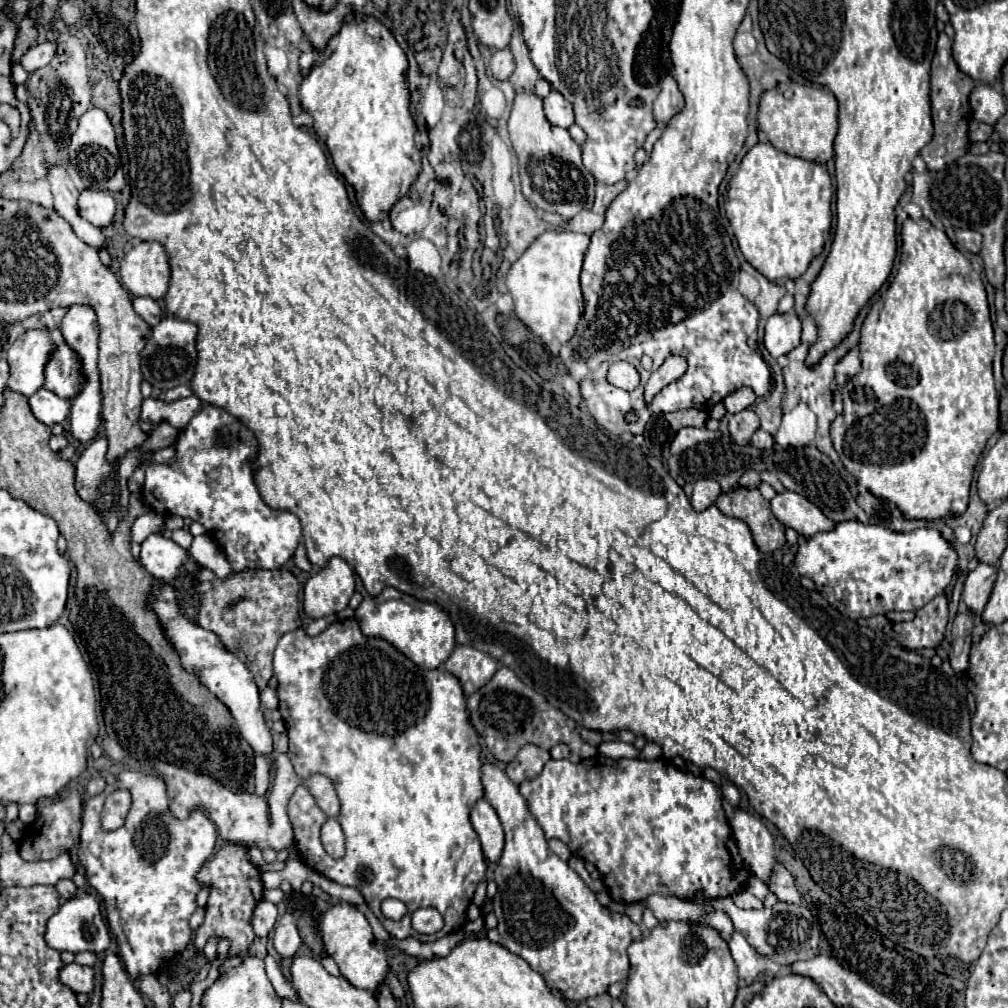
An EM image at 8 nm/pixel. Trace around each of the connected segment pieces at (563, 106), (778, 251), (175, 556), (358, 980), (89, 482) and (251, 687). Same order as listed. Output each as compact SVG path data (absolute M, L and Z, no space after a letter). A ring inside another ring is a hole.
M552 90L546 98L544 98L544 112L548 116L548 120L556 126L562 128L570 128L574 124L574 110L572 104L558 92Z
M758 142L744 156L740 170L730 180L730 192L726 192L724 208L726 218L730 216L730 226L738 240L738 246L744 258L762 272L768 280L778 286L784 286L786 280L796 280L808 268L808 264L822 252L826 236L830 232L832 220L832 178L824 164L810 162L804 158L790 156L776 150L772 144Z
M152 534L142 542L142 554L140 554L140 564L158 580L172 582L176 580L180 566L186 562L188 552L182 550L176 542Z
M340 902L332 908L328 908L322 914L320 920L320 930L322 930L322 940L326 954L334 958L334 962L340 968L340 974L356 988L362 990L376 990L388 972L388 962L386 962L386 950L374 940L372 928L364 914L348 902Z
M100 434L88 442L76 462L76 492L82 500L94 502L98 498L98 484L112 472L110 464L106 462L106 448L108 440Z
M170 584L158 586L152 594L154 594L154 602L150 606L158 614L158 620L164 626L166 636L172 640L172 646L180 654L182 666L188 672L196 674L202 680L202 684L218 700L222 700L228 706L228 710L232 712L232 716L234 716L234 720L240 728L242 738L254 748L254 752L260 754L260 756L272 758L272 750L274 750L272 732L270 732L270 728L266 724L266 718L260 710L260 690L258 690L256 682L252 680L252 674L248 672L246 664L238 656L228 652L214 632L208 632L208 630L200 628L198 624L188 622L182 616L180 608L178 608L178 590L174 586L170 586Z

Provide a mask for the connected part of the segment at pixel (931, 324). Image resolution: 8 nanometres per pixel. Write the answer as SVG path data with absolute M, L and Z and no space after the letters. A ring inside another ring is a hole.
M926 218L904 220L898 274L871 306L858 346L862 370L852 378L854 402L870 408L856 408L858 422L846 426L840 420L844 434L842 438L834 434L836 452L846 470L874 496L894 502L908 518L936 520L948 514L962 514L968 506L974 466L986 440L998 430L998 392L994 379L997 386L1004 377L992 376L994 330L984 284L972 270L970 260L954 248L946 232L934 228ZM888 382L898 388L900 396L892 404L888 404ZM920 452L922 460L910 460Z

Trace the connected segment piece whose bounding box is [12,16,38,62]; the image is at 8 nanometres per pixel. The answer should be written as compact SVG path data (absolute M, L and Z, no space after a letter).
M24 16L22 22L20 22L20 32L18 32L16 44L14 44L12 60L14 60L14 62L20 62L22 56L28 52L28 48L36 44L36 38L38 38L36 18L32 18L32 16Z

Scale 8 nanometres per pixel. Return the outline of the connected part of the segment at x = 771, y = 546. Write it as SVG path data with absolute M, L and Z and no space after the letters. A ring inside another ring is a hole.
M734 488L728 494L720 494L716 506L726 516L740 518L750 526L760 552L774 552L786 544L786 526L774 516L770 502L766 502L760 490Z

